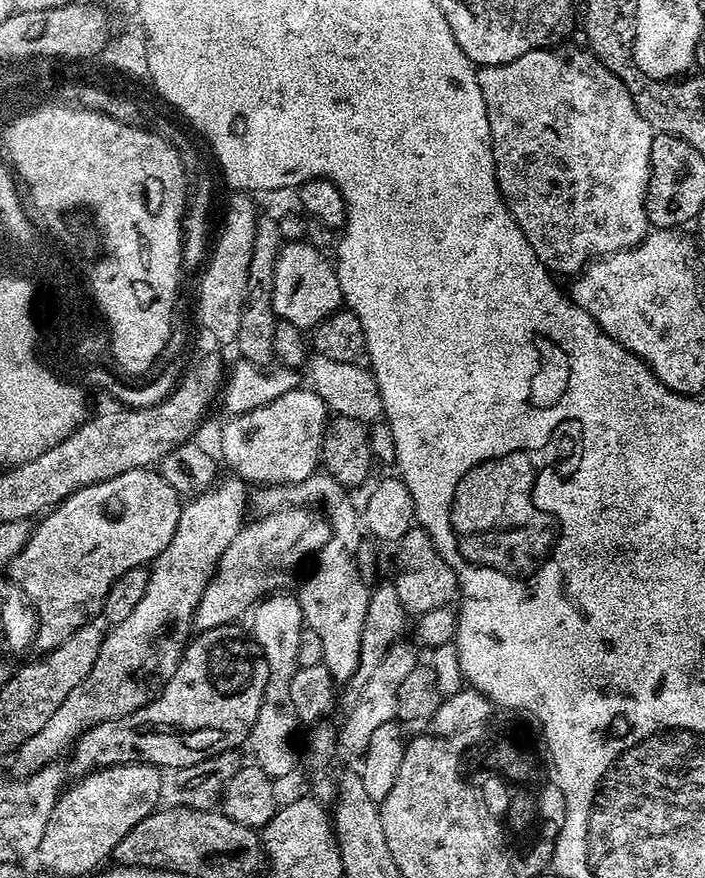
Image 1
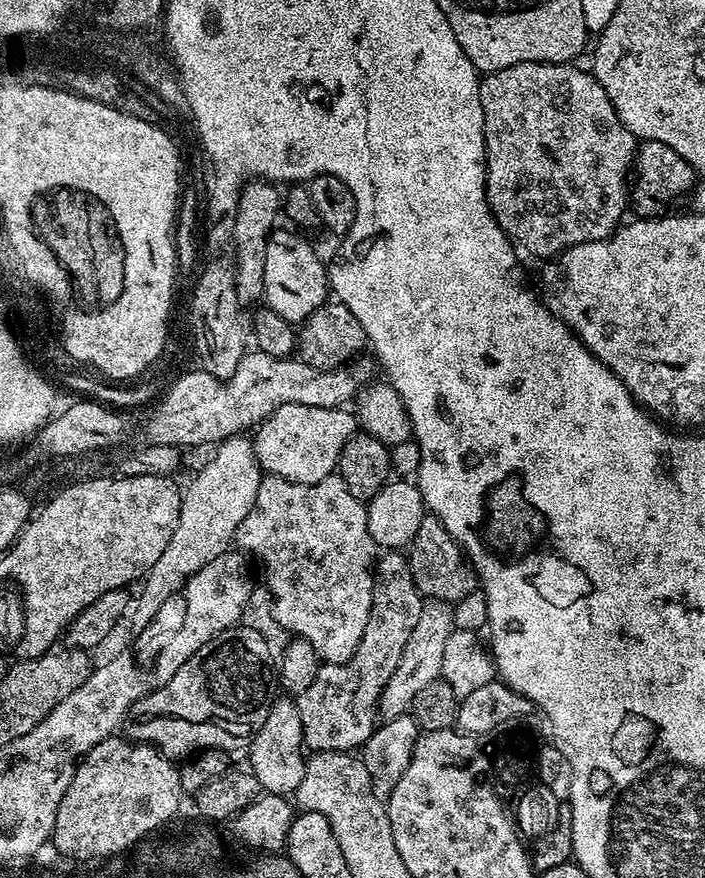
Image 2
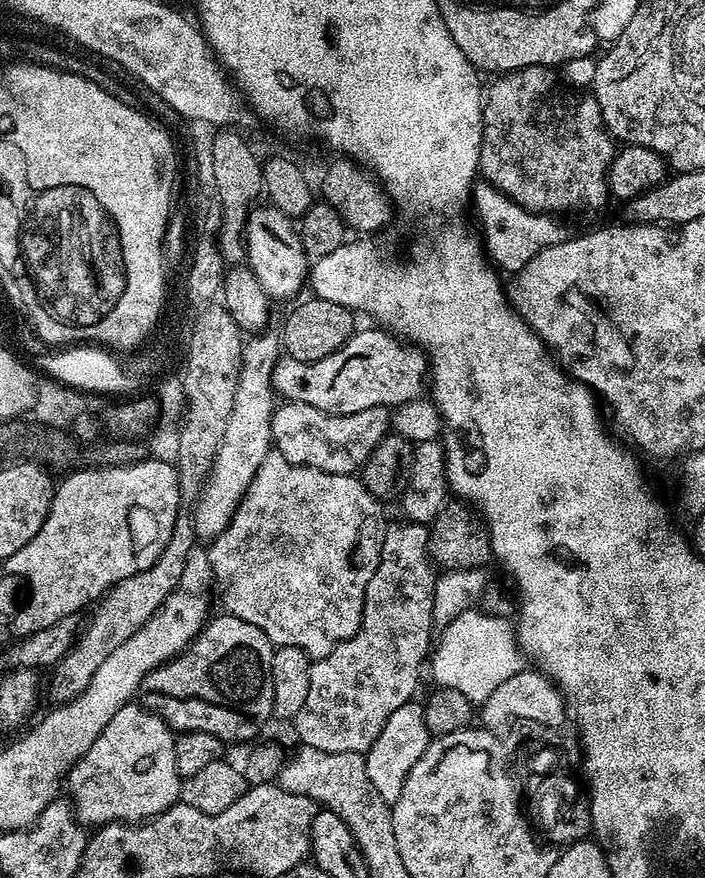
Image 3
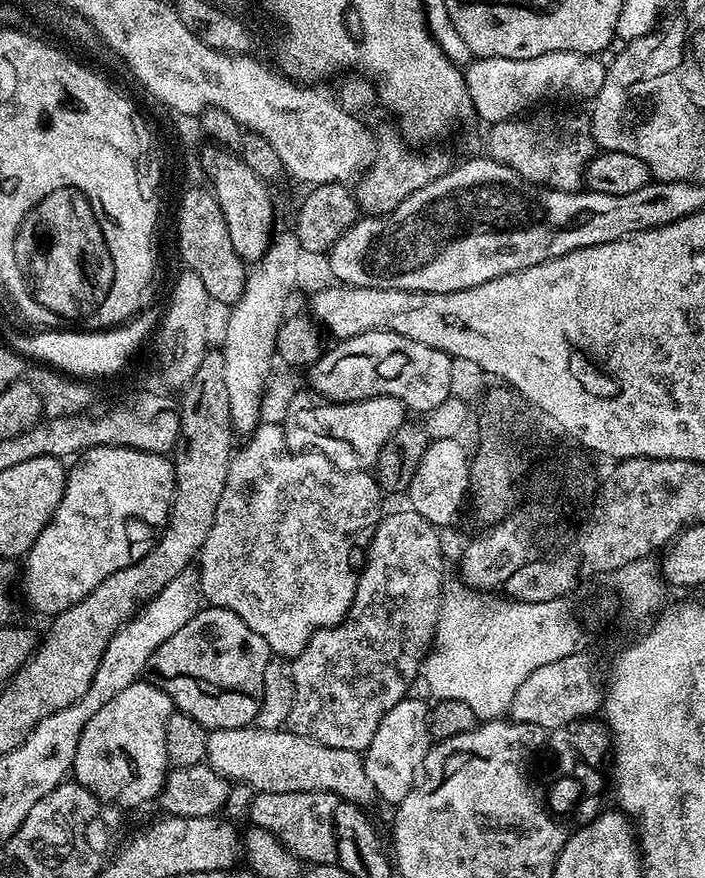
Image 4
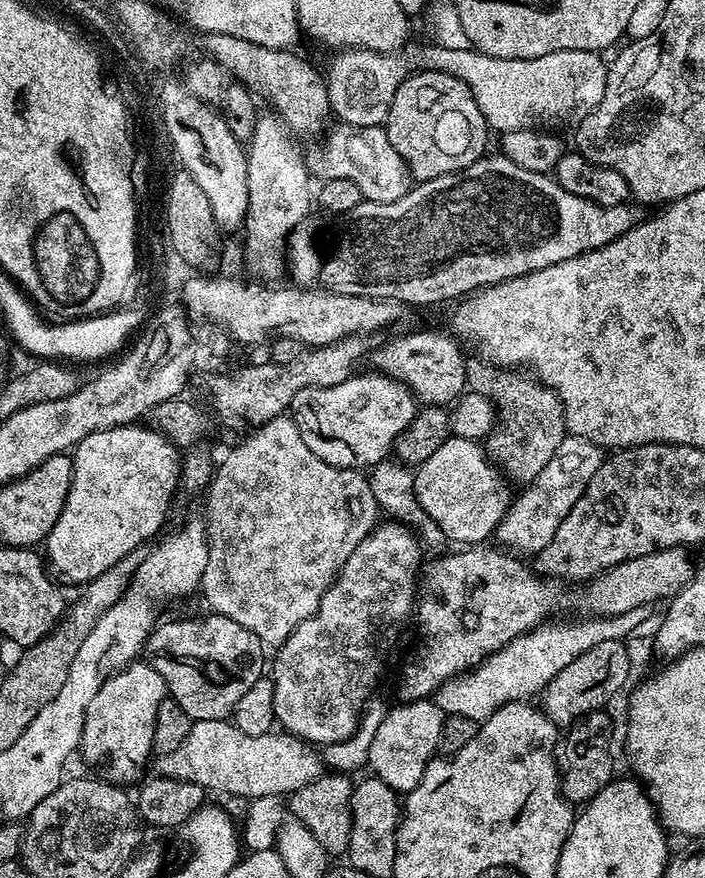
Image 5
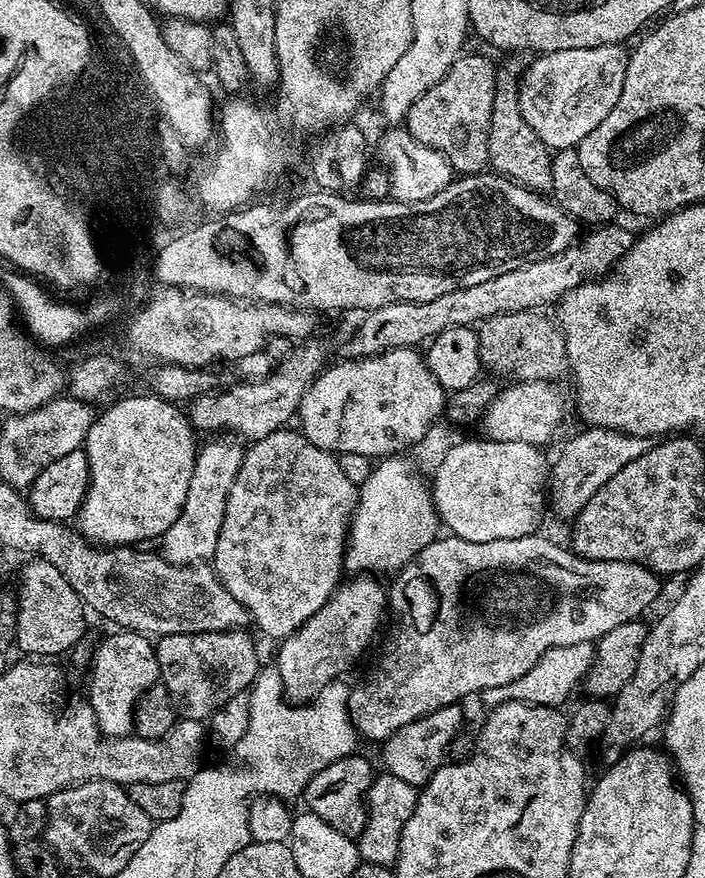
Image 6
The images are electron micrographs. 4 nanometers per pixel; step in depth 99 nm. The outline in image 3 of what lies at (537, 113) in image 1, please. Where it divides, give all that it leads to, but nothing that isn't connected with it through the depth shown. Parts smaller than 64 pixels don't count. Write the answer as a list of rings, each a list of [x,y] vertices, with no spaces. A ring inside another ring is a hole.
[[[530,66],[520,68],[517,72],[506,72],[495,77],[492,85],[487,85],[486,95],[482,100],[484,110],[484,125],[482,126],[482,146],[480,147],[480,170],[479,175],[487,183],[496,187],[502,194],[506,194],[515,202],[521,204],[523,208],[529,208],[531,212],[543,212],[545,214],[561,214],[560,212],[592,212],[595,208],[603,206],[610,200],[608,191],[608,171],[610,162],[616,157],[618,148],[608,132],[608,128],[602,122],[602,110],[598,106],[595,96],[588,90],[577,90],[572,86],[563,86],[559,75],[555,76],[552,68],[542,66]]]

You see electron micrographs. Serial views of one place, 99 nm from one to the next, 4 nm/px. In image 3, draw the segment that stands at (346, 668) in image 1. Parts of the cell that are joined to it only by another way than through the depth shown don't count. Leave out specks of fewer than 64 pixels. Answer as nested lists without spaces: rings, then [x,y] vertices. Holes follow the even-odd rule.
[[[270,451],[266,458],[262,458],[262,466],[258,466],[258,474],[250,482],[246,494],[241,498],[240,505],[230,518],[226,530],[222,530],[207,545],[208,560],[212,563],[212,572],[220,583],[220,596],[224,599],[225,613],[242,618],[250,622],[250,626],[258,626],[276,646],[298,646],[304,649],[309,658],[319,658],[330,654],[334,646],[349,640],[351,636],[364,623],[364,599],[366,598],[366,586],[370,586],[370,578],[374,578],[374,570],[378,570],[378,562],[382,554],[382,542],[386,531],[384,524],[384,508],[377,497],[372,496],[364,483],[360,481],[359,475],[353,474],[330,474],[310,466],[292,464],[278,451]]]

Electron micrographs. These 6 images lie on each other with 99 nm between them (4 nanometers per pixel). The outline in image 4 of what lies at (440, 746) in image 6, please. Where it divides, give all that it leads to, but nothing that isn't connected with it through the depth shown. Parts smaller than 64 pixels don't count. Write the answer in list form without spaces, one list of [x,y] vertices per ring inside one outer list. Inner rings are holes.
[[[405,698],[394,706],[394,710],[386,710],[382,722],[378,722],[378,730],[370,746],[362,753],[366,774],[370,782],[374,782],[377,797],[385,800],[389,806],[395,806],[410,794],[416,785],[424,767],[424,759],[430,747],[429,715],[430,708],[420,700]]]

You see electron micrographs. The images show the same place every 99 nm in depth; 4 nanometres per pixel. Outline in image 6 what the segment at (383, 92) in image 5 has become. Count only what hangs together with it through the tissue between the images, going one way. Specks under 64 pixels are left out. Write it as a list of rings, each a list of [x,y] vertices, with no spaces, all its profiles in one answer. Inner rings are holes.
[[[618,44],[594,46],[593,48],[575,48],[574,50],[558,50],[546,52],[535,57],[533,64],[529,63],[518,81],[519,92],[517,104],[520,107],[525,126],[532,130],[537,139],[548,150],[575,148],[614,110],[614,102],[618,102],[618,94],[622,94],[622,82],[626,78],[626,66],[629,53]]]

